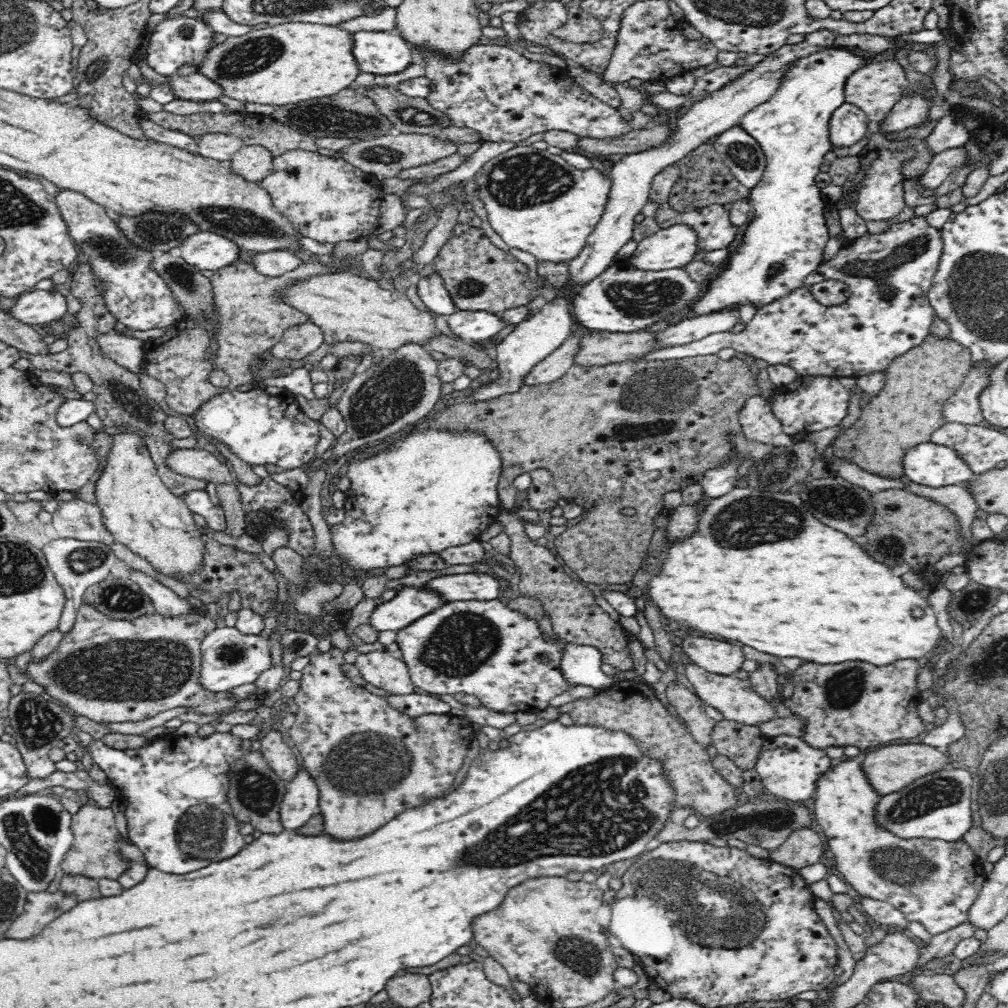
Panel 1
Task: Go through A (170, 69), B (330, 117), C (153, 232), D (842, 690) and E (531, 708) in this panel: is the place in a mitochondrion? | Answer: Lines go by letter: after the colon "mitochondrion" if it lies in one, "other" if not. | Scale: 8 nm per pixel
A: other
B: mitochondrion
C: mitochondrion
D: mitochondrion
E: other

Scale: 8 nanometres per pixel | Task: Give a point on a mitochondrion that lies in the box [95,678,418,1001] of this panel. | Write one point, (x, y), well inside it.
(366, 768)

